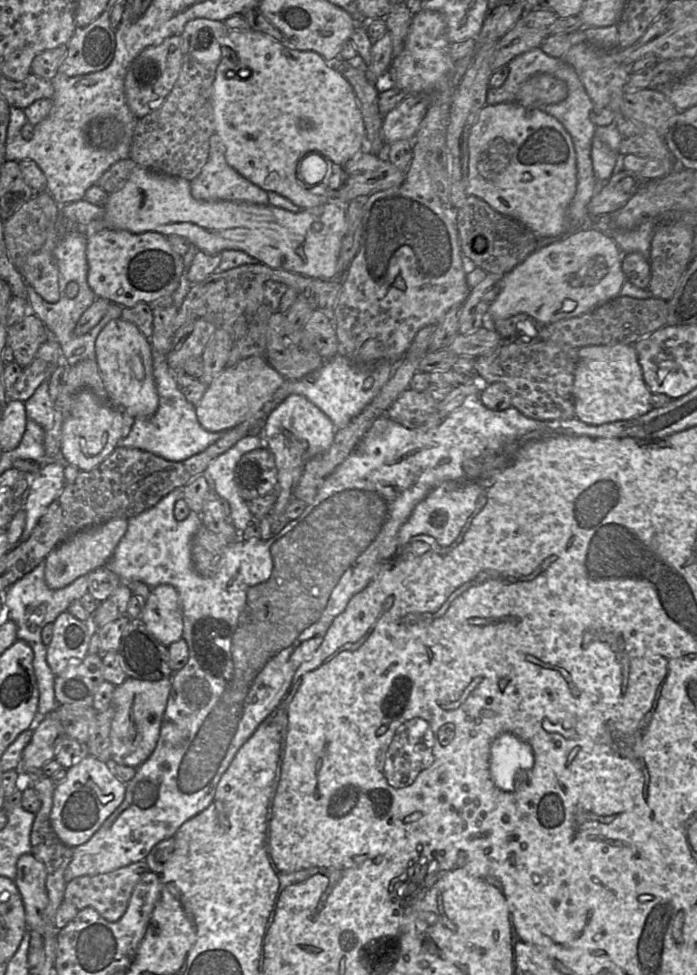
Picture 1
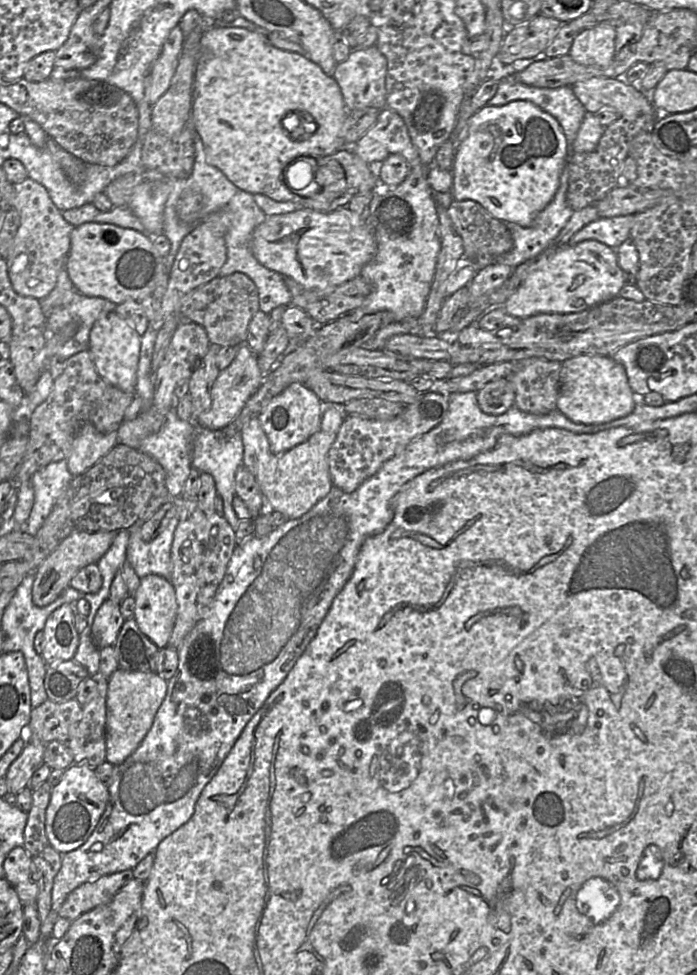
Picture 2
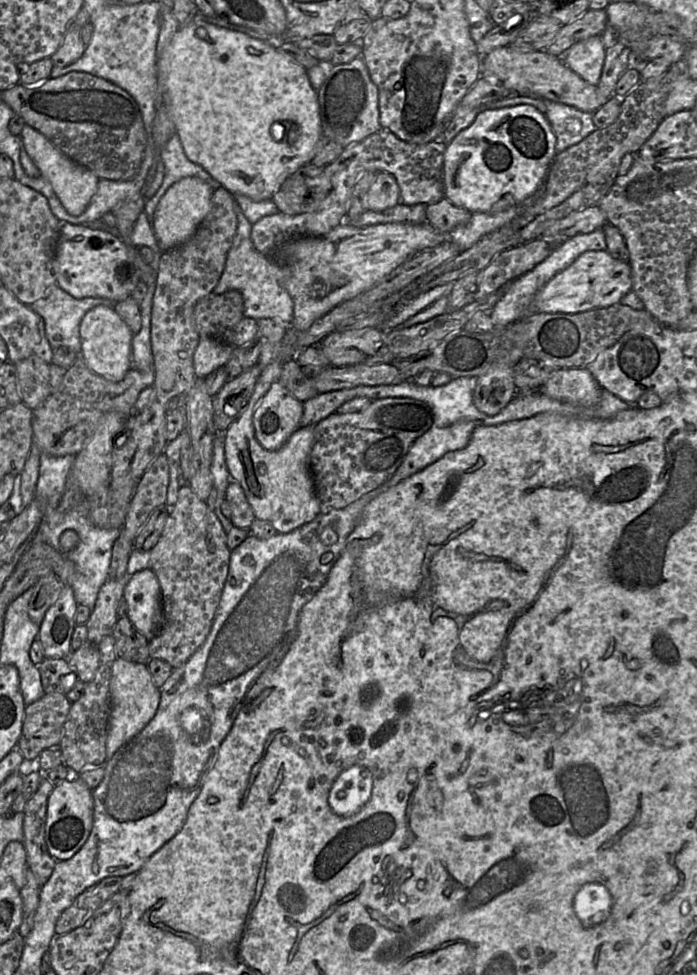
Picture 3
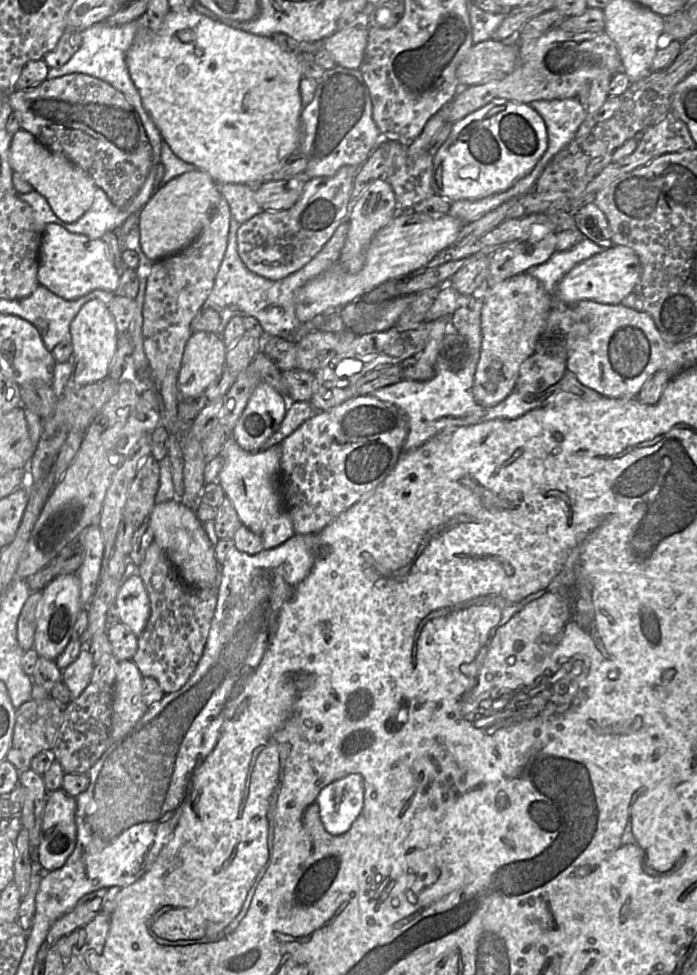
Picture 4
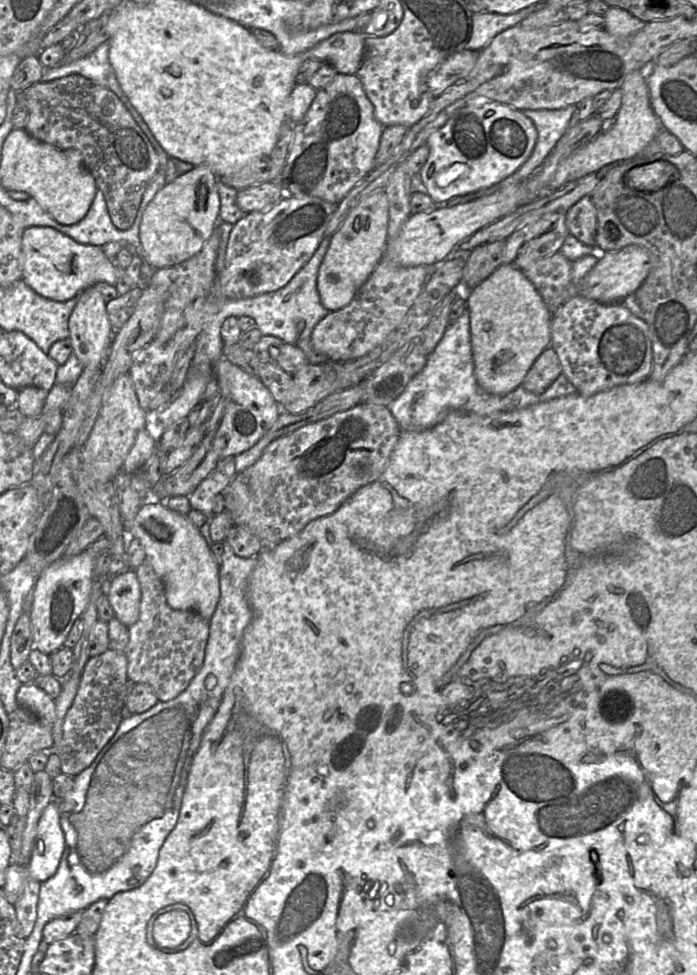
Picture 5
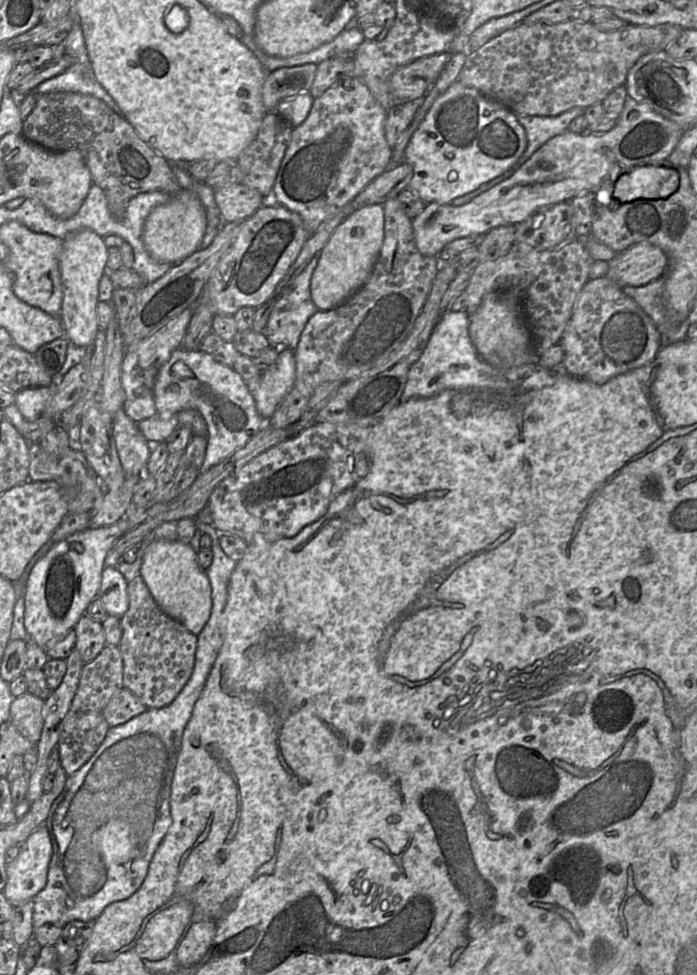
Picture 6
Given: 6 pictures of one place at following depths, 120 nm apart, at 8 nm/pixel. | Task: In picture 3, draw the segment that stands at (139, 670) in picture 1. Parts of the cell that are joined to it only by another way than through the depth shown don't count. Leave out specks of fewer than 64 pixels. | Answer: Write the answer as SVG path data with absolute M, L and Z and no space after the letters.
M127 615L117 621L111 635L118 658L148 666L151 659L149 641L139 633Z

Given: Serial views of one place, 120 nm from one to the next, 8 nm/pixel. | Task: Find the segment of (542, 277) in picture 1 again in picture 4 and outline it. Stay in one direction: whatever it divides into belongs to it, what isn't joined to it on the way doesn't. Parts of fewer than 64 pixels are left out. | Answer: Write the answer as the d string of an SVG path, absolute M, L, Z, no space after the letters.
M613 245L605 248L571 269L557 284L553 298L558 304L570 305L580 300L619 304L634 291L641 276L639 257L629 247Z

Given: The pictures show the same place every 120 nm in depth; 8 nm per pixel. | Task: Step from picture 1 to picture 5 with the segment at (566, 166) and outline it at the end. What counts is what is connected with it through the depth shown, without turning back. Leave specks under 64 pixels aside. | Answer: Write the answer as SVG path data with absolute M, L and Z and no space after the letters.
M472 100L426 140L429 156L419 172L423 190L437 204L491 187L515 173L530 157L537 130L522 111L493 100Z

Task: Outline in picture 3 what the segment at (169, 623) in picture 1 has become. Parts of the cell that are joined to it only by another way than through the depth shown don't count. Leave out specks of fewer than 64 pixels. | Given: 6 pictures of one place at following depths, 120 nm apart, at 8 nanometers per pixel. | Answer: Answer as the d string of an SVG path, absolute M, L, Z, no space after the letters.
M151 569L142 570L126 582L123 600L127 603L127 617L148 641L160 631L163 622L161 589Z

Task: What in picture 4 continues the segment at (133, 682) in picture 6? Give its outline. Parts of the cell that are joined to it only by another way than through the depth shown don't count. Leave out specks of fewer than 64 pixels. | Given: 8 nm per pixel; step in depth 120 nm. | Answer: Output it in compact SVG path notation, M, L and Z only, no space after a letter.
M153 541L139 565L138 575L143 580L150 601L150 616L144 631L138 636L138 648L132 661L143 677L156 679L165 694L180 690L194 673L208 638L211 621L218 600L218 589L197 590L189 587L158 543Z

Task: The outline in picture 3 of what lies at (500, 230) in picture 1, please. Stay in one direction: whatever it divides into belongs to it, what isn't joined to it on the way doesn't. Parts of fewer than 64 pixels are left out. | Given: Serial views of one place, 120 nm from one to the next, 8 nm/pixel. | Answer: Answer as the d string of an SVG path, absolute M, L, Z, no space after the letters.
M447 198L426 206L427 223L441 233L448 235L457 226L466 224L472 213L453 205Z

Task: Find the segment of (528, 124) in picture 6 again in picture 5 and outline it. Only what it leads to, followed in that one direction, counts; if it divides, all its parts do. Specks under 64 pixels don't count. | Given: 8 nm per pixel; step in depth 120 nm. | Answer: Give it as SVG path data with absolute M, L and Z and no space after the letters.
M571 104L562 109L523 110L523 114L534 123L538 134L535 147L528 160L515 173L501 182L469 194L456 196L445 204L451 207L467 203L526 181L543 164L557 142L568 130L570 120L577 108L577 104Z

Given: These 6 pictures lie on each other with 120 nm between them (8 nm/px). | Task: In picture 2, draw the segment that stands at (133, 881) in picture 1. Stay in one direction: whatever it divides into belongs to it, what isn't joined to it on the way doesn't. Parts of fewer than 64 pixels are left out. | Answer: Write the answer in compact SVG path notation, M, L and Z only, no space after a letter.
M126 869L86 882L69 893L58 916L72 922L95 907L108 904L121 887L132 879L133 869Z

